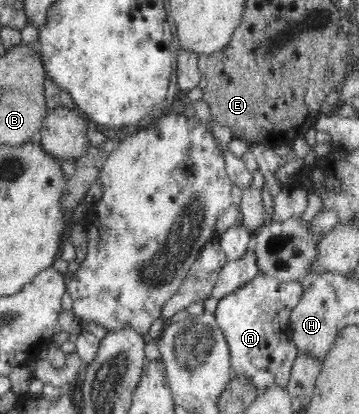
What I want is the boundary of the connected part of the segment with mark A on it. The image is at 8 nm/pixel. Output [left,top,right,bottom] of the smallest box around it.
[214,272,301,394]

